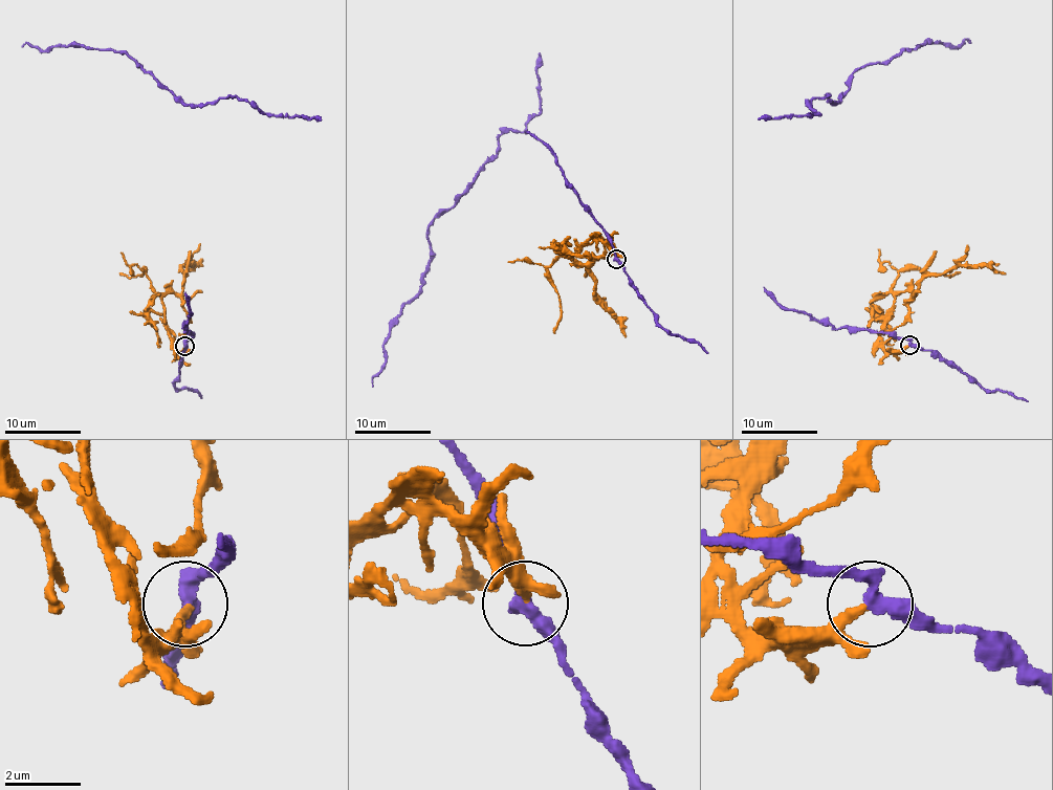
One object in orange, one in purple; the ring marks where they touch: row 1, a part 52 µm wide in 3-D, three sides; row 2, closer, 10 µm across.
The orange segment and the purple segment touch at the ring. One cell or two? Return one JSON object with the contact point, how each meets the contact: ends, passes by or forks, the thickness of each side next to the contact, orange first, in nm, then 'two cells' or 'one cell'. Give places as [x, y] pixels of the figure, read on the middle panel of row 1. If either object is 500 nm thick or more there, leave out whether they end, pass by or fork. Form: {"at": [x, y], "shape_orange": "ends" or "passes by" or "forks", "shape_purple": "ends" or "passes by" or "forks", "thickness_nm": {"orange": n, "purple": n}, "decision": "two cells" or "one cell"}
{"at": [616, 259], "shape_orange": "ends", "shape_purple": "passes by", "thickness_nm": {"orange": 260, "purple": 340}, "decision": "two cells"}

